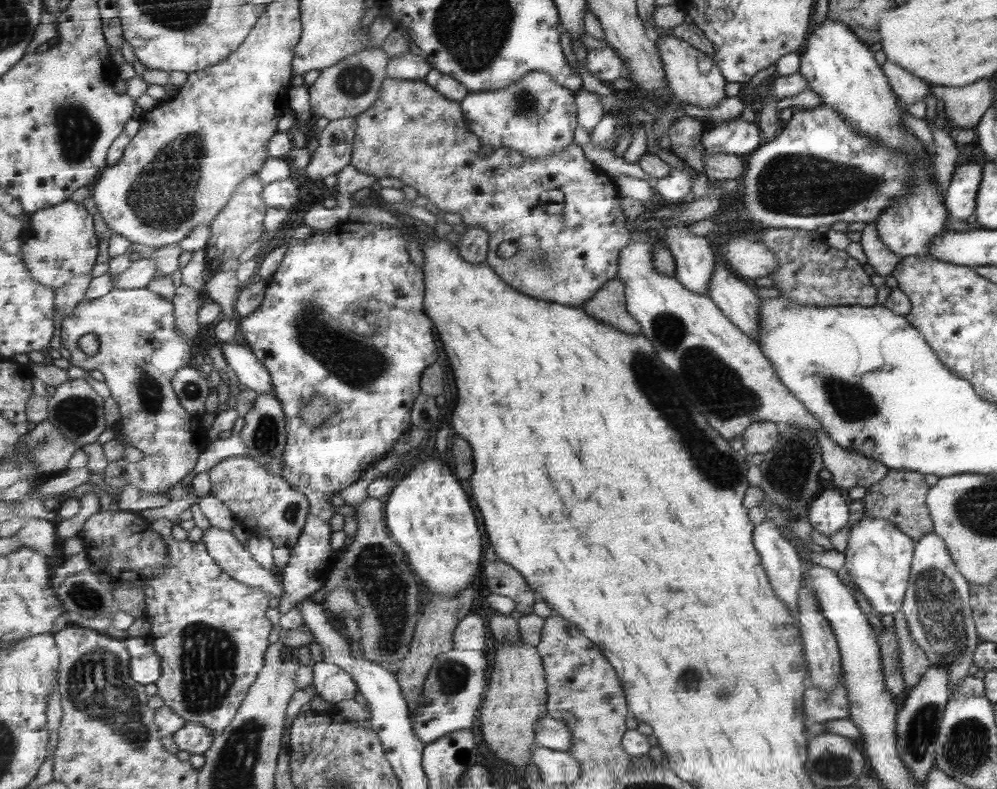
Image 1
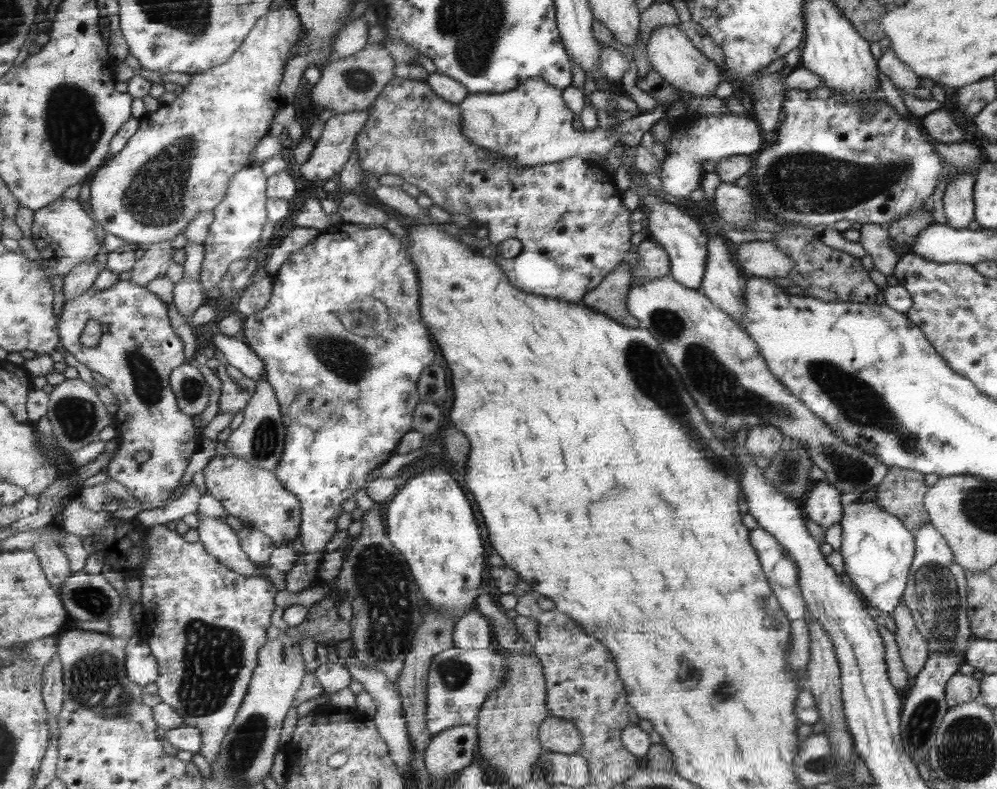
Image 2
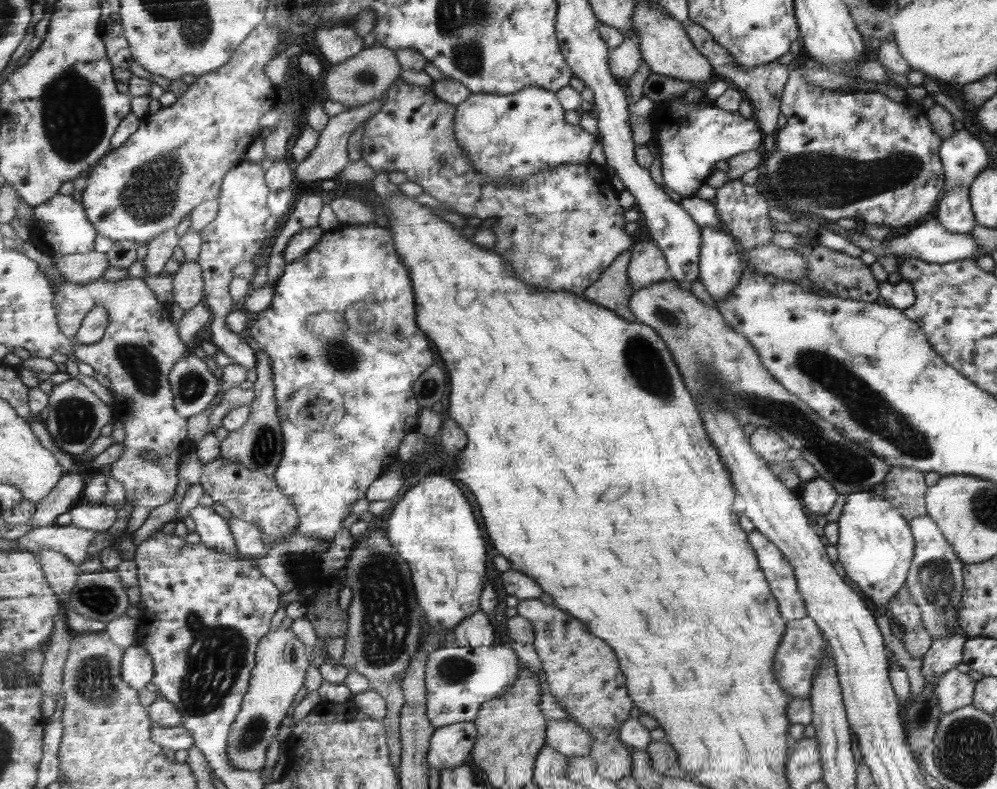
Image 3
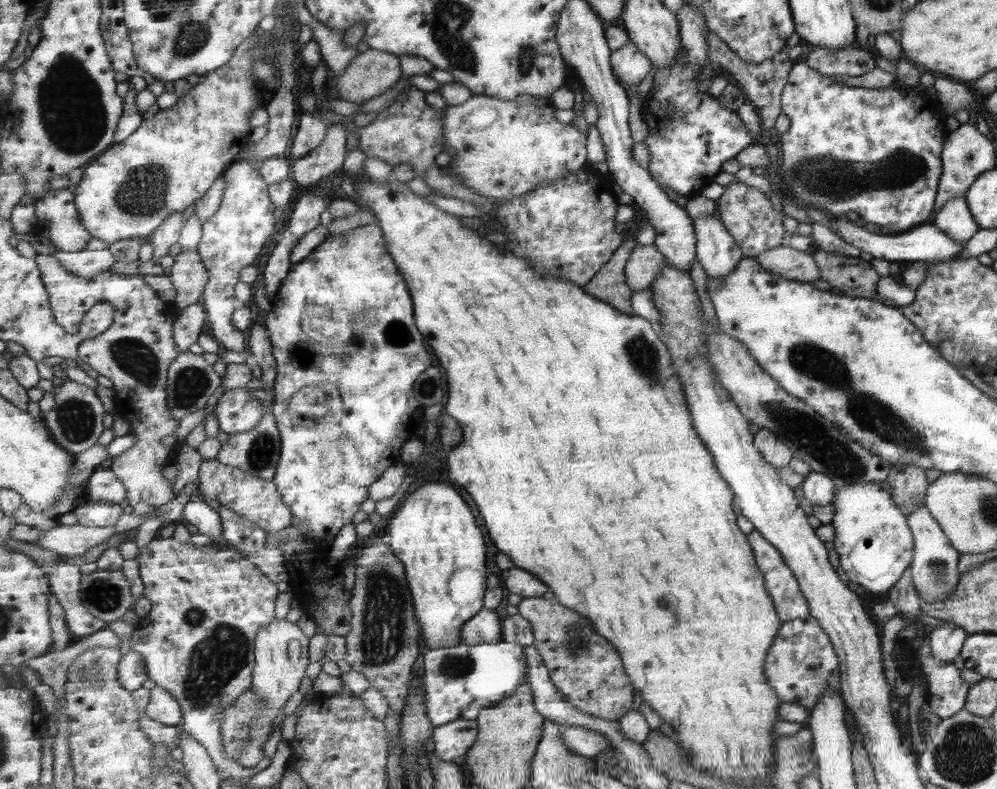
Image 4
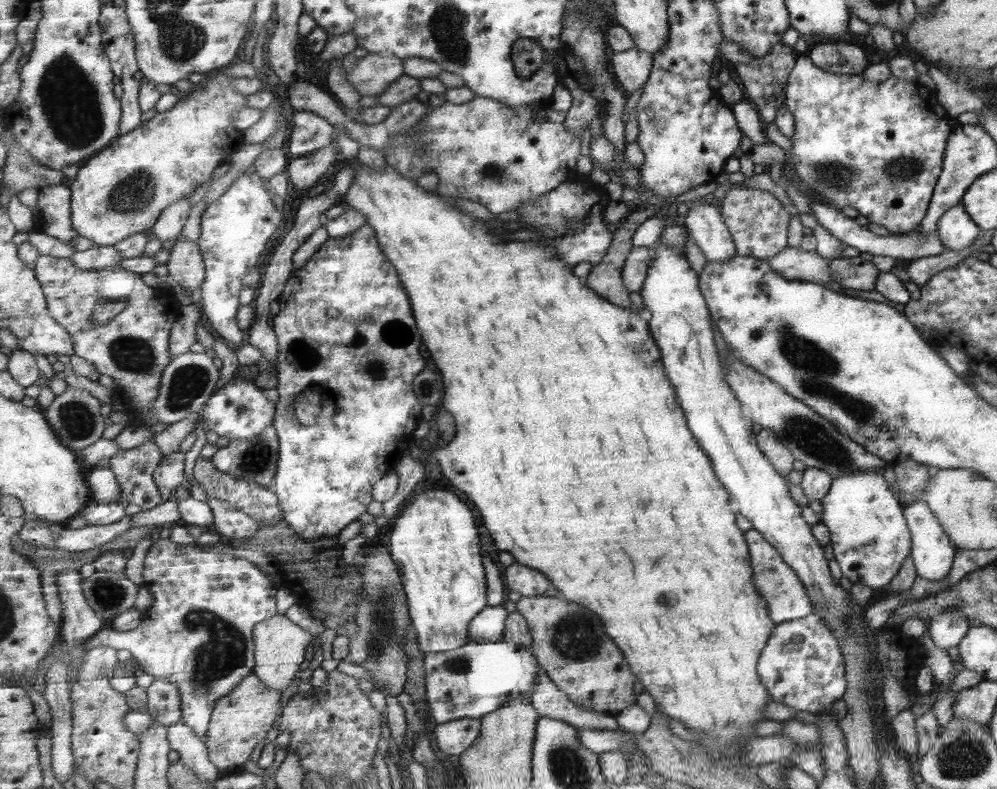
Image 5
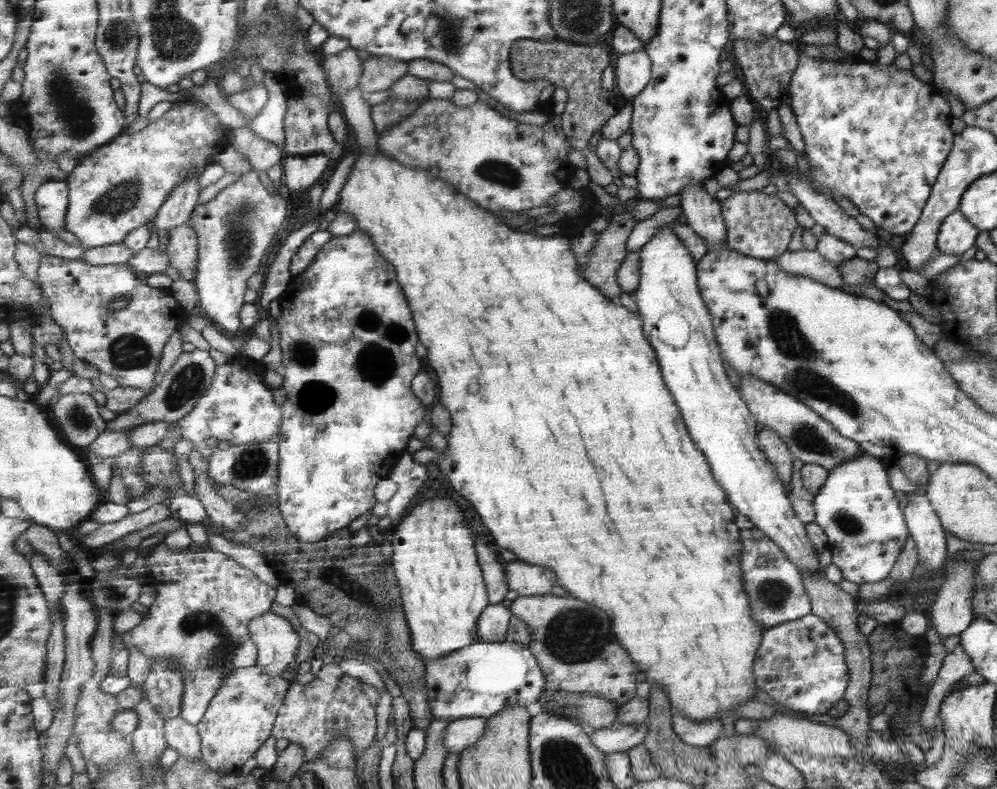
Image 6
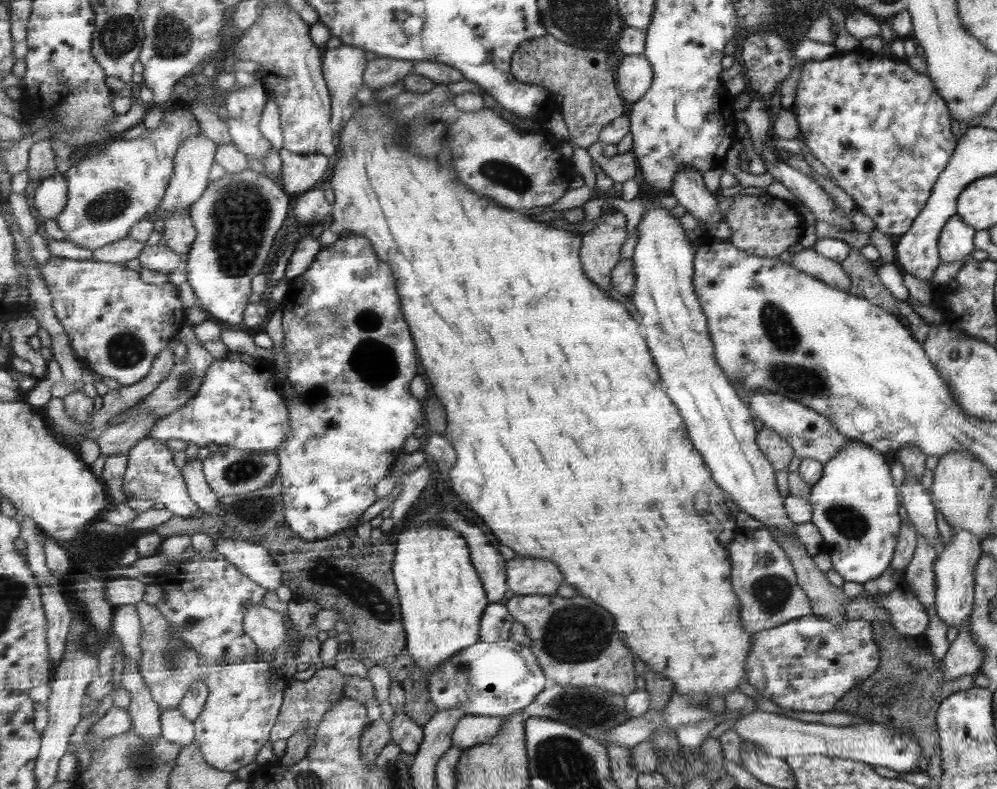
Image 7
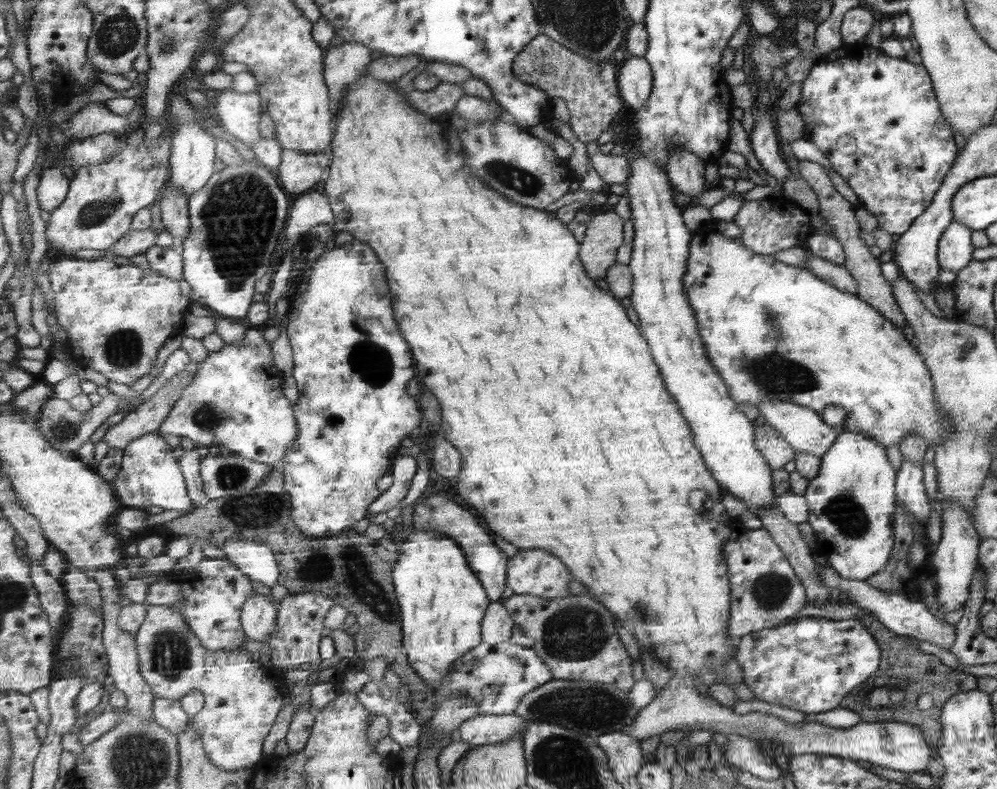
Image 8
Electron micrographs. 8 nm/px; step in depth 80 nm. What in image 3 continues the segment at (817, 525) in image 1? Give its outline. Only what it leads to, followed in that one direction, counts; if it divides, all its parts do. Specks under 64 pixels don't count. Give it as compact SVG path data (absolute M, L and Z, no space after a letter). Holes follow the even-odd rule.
M820 477L804 482L799 493L801 502L805 504L805 509L815 514L820 522L824 522L825 516L835 504L838 496L833 486Z

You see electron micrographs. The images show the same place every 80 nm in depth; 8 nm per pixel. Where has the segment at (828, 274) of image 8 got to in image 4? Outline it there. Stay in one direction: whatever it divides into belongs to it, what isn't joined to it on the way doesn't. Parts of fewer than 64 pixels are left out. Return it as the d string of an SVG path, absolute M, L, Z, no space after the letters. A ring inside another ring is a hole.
M779 245L753 259L763 270L780 275L784 279L809 283L820 278L819 268L810 252Z

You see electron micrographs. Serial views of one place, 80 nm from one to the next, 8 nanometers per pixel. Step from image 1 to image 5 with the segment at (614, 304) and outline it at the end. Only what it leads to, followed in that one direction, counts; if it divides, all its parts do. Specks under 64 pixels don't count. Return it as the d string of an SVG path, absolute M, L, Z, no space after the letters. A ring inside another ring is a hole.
M651 204L645 210L628 212L628 214L619 221L620 225L613 233L612 245L607 249L603 262L601 262L599 266L592 268L591 272L588 274L586 280L587 286L597 291L597 294L600 294L603 298L609 299L609 302L616 303L617 306L635 309L635 305L632 303L632 293L624 283L623 272L626 260L635 248L633 239L636 230L641 224L657 213L655 209L657 209L657 212L661 209L659 208L659 204Z

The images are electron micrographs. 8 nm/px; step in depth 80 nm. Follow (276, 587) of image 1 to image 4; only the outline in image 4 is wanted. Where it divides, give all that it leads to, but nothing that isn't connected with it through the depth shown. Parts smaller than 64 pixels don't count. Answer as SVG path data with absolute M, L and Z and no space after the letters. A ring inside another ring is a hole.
M188 502L182 514L182 522L196 526L200 534L215 542L218 547L230 547L225 544L221 515L205 502Z

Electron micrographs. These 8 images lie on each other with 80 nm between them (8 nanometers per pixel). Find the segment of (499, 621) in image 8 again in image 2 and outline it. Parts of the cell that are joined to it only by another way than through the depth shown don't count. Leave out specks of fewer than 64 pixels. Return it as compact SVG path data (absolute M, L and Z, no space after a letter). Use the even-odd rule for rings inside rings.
M472 610L457 620L454 630L455 647L462 649L486 649L493 642L491 620Z

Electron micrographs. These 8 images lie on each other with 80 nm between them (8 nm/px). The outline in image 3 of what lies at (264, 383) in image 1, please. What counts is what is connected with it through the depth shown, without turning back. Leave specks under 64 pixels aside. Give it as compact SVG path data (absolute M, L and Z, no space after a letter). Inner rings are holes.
M246 158L239 166L230 170L224 178L224 185L220 192L220 211L217 218L205 226L202 230L202 249L198 263L203 267L203 278L205 278L205 298L203 303L212 312L212 323L210 332L212 342L217 350L229 356L235 363L246 366L251 370L256 368L256 350L245 340L243 336L234 333L229 328L227 317L238 309L237 303L233 302L229 286L235 280L233 270L242 262L252 262L258 256L263 247L265 238L271 236L267 232L267 220L272 215L269 208L268 196L270 193L266 181L266 170L259 163L253 163Z

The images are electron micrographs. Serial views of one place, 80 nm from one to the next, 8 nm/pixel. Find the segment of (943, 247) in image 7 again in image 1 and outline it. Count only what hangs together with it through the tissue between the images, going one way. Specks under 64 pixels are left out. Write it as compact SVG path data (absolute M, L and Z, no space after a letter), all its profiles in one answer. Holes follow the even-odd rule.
M975 163L955 165L951 182L944 192L944 206L948 216L965 220L974 211L974 200L981 178L980 166Z

